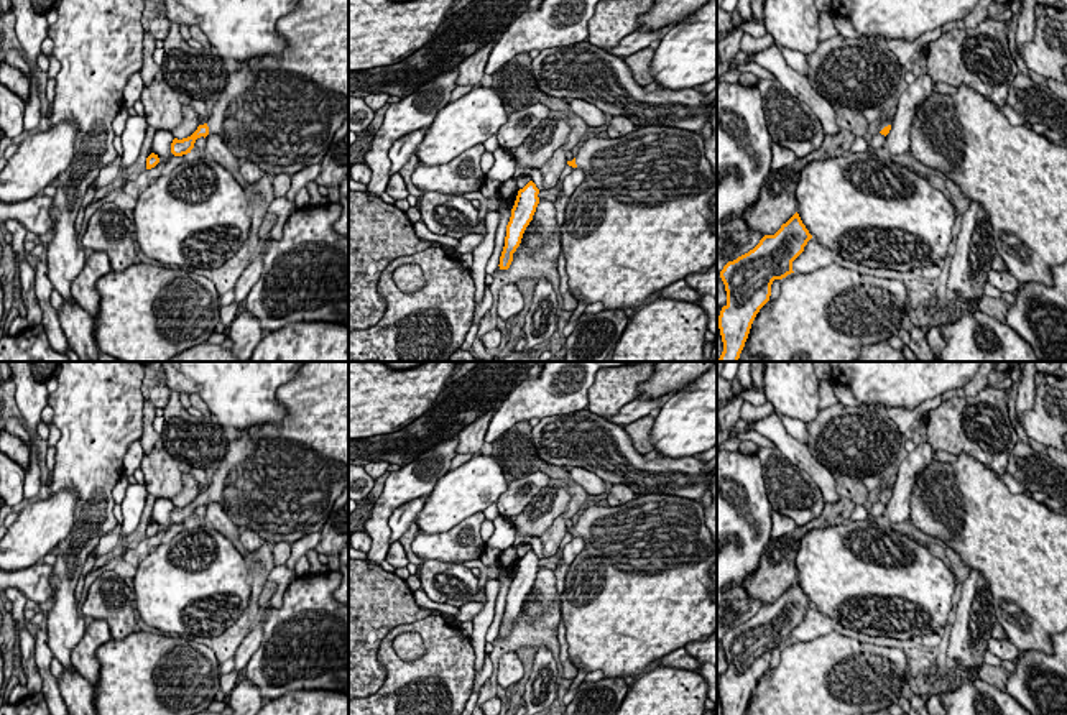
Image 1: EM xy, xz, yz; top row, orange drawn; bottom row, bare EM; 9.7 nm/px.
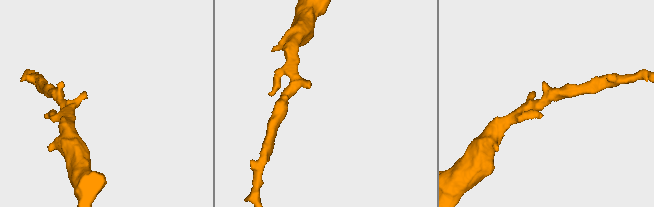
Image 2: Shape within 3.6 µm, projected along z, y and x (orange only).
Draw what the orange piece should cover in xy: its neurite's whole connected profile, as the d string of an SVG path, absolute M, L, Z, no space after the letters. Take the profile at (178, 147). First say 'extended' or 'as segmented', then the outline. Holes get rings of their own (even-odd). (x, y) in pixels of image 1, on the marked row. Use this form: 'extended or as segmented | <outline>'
extended | M299 0L291 13L278 20L276 31L288 46L281 53L261 56L253 67L243 66L230 72L207 122L191 136L173 140L174 156L191 153L197 138L212 133L222 138L235 158L255 163L263 174L293 178L298 171L322 163L335 131L349 118L349 0Z

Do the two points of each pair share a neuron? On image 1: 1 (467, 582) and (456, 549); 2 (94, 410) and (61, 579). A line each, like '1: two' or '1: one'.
1: two
2: one

